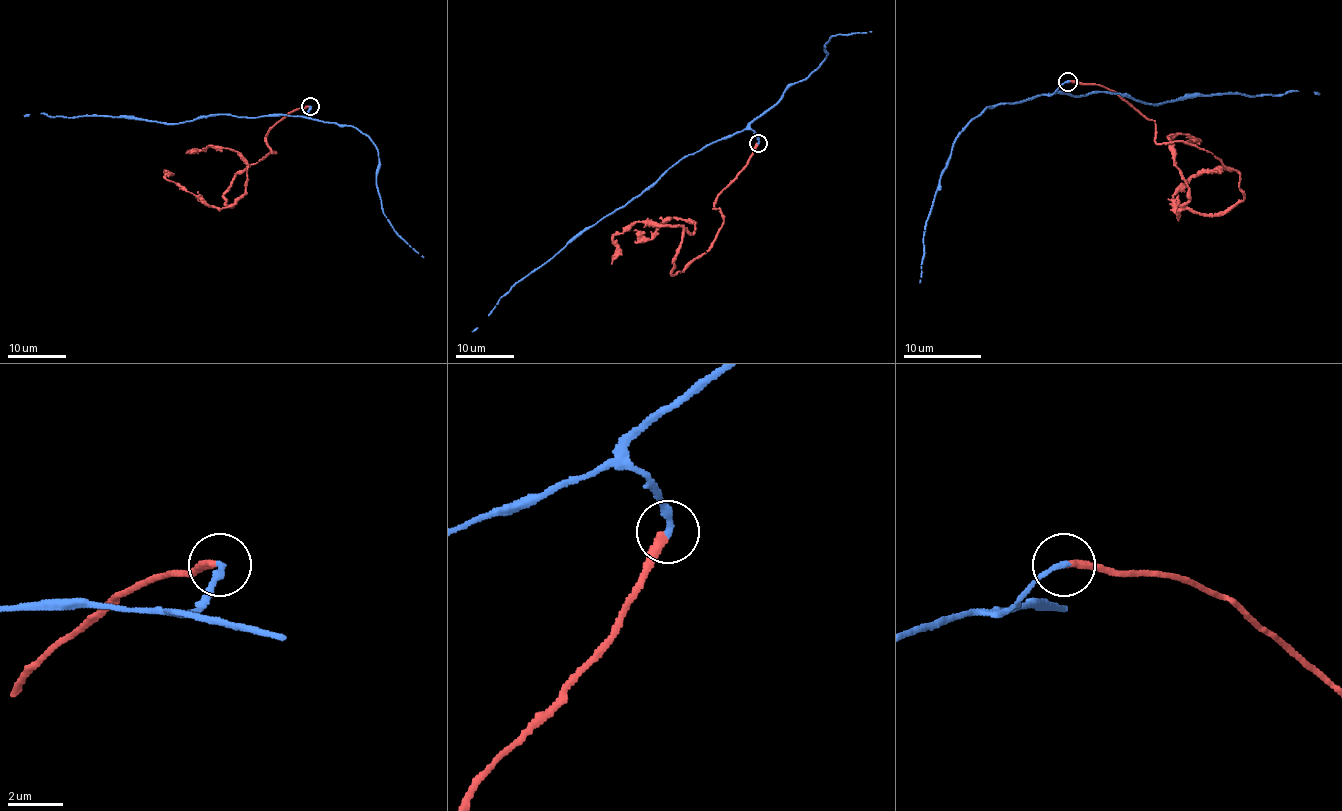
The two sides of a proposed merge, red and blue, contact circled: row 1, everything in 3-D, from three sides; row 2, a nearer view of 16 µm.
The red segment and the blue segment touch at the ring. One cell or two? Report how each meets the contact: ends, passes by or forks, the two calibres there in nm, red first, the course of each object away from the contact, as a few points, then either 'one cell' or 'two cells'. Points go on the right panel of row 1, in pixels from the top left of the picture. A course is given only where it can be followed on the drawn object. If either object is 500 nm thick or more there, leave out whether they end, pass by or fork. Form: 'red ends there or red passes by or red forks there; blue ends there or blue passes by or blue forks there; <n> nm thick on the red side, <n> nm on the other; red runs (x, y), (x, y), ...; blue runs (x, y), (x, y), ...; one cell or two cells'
red ends there; blue ends there; 320 nm thick on the red side, 240 nm on the other; red runs (1067, 82), (1114, 89), (1158, 144), (1207, 150), (1242, 200), (1189, 210), (1168, 136), (1183, 144); blue runs (1067, 82), (1050, 95), (1116, 91), (1139, 101), (1154, 103), (1226, 93), (1319, 93); one cell

